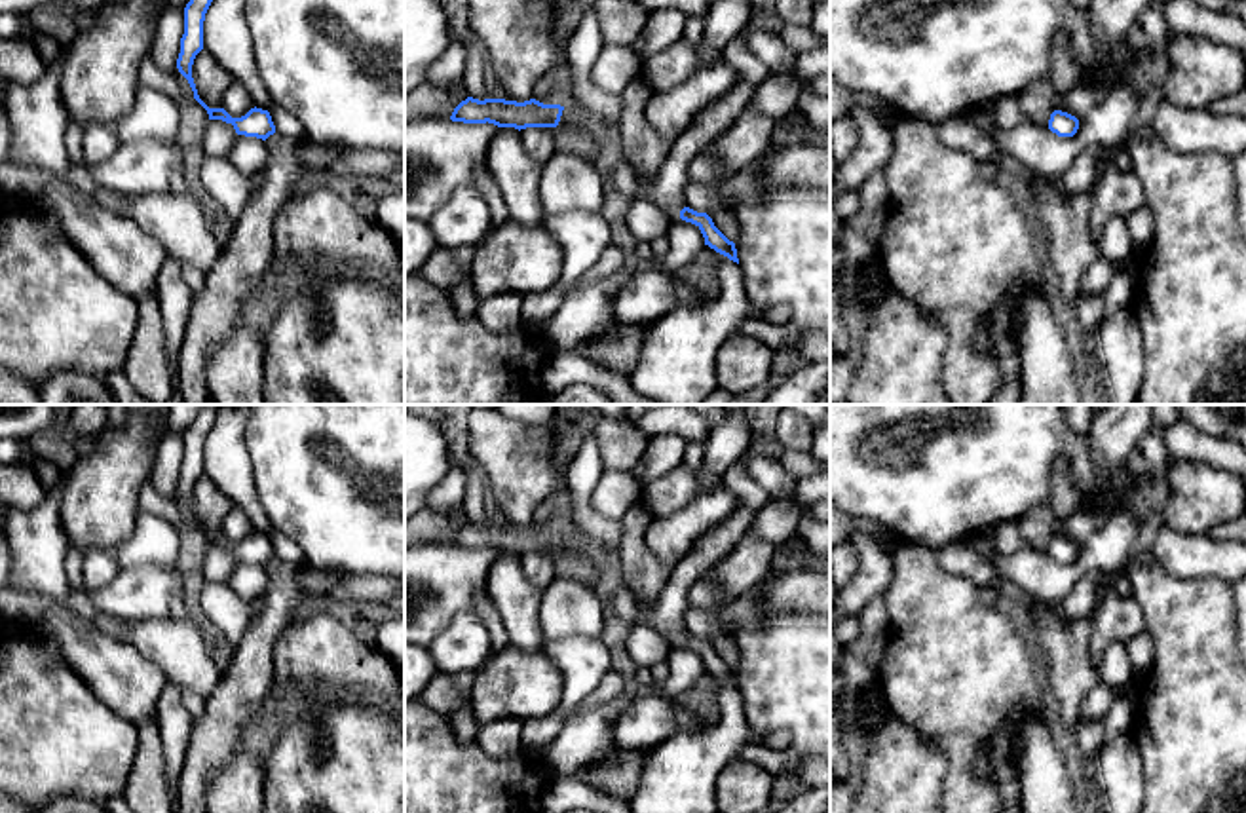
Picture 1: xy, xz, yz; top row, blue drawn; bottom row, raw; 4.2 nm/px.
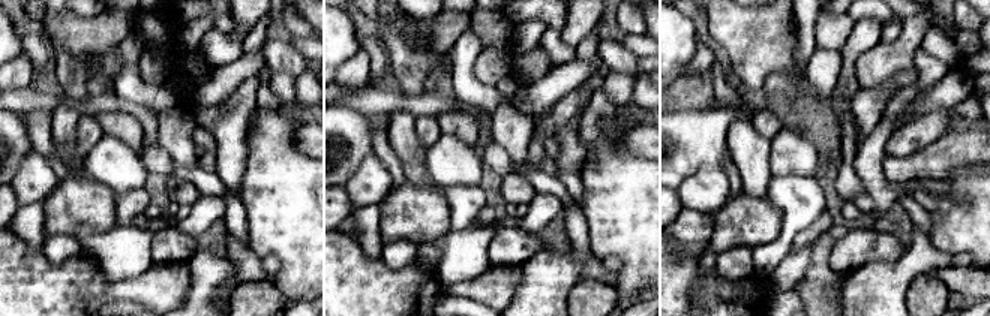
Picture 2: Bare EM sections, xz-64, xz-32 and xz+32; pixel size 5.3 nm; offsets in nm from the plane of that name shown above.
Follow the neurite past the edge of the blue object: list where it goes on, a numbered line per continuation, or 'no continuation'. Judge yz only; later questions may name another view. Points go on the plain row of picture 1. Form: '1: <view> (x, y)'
no continuation

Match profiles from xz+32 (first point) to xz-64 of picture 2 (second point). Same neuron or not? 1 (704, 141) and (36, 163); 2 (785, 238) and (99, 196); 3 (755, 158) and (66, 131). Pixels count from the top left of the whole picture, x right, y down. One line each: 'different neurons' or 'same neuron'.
1: different neurons
2: different neurons
3: same neuron

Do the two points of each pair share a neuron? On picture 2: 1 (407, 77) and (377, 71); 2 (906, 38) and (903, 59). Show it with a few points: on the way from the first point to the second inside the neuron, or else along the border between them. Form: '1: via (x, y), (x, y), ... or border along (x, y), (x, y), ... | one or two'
1: border along (375, 36), (389, 54), (389, 66) | two
2: via (906, 42), (903, 54) | one

